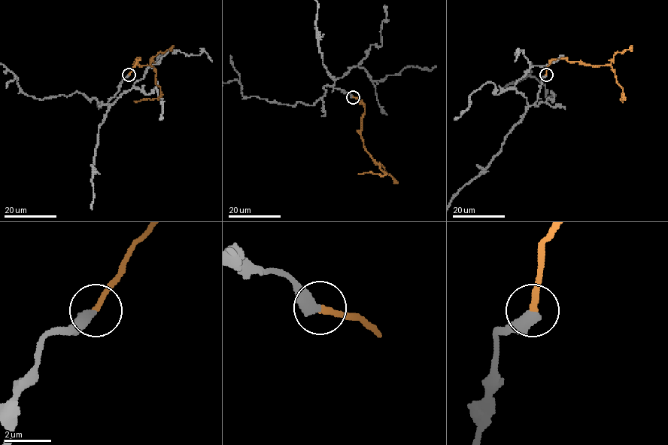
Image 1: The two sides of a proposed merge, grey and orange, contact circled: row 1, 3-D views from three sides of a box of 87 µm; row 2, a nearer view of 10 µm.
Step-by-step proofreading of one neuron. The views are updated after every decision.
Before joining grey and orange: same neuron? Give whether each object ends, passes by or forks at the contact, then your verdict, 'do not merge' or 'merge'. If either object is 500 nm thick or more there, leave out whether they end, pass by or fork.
grey ends; orange ends; merge

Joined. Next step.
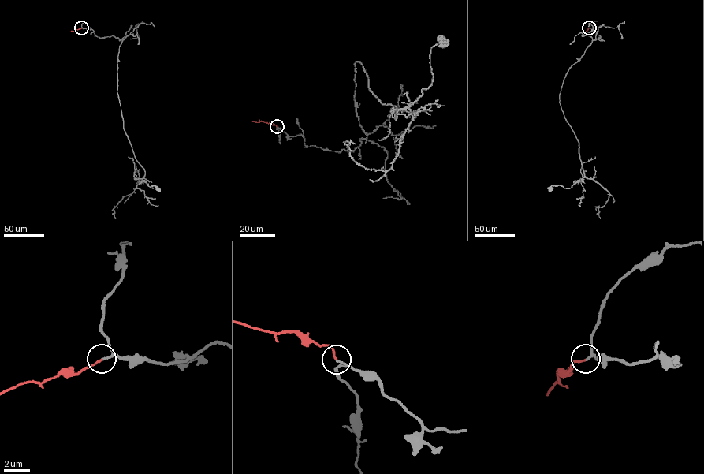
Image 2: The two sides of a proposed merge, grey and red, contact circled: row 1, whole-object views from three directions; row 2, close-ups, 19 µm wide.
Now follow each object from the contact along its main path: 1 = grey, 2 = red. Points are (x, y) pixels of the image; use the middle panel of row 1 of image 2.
1: (277, 126), (352, 151), (366, 136), (356, 61), (382, 103), (413, 117), (430, 50), (444, 42)
2: (277, 126), (270, 123), (252, 121)

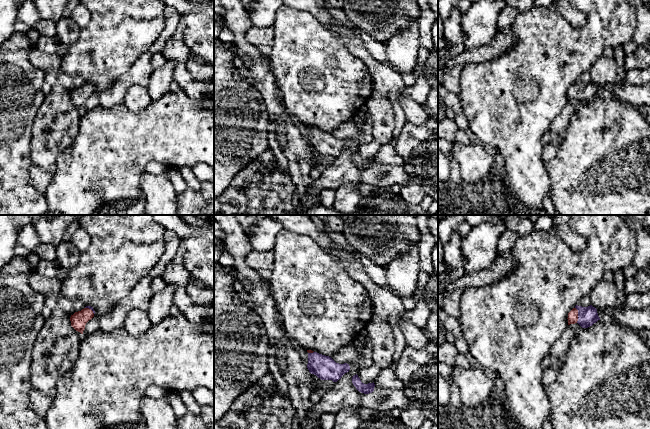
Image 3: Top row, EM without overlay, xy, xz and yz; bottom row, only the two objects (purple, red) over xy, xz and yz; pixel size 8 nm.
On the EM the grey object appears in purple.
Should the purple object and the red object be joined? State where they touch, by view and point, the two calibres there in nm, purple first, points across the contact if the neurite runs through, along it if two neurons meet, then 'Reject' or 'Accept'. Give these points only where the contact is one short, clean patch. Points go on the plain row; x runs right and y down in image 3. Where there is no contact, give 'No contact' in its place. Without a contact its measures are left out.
Touches purple at yz (578, 91). Thickness 160 nm (purple) against 80 nm. Path across: yz (587, 92), (578, 91), (572, 94). Accept

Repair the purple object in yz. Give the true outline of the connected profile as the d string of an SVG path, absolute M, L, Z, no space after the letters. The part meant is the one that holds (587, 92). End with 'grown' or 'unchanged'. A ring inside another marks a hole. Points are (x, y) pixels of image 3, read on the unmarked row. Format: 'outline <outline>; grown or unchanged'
outline M576 81L568 89L568 101L578 99L582 104L588 104L600 96L597 85L592 81L582 83Z; grown

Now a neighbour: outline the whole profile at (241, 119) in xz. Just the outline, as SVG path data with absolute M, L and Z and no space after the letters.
M214 45L214 198L221 196L233 177L269 148L269 115L260 92L232 71L235 53Z

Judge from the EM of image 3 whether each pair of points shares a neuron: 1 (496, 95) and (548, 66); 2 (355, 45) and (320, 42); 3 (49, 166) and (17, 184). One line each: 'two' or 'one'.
1: one
2: two
3: two

